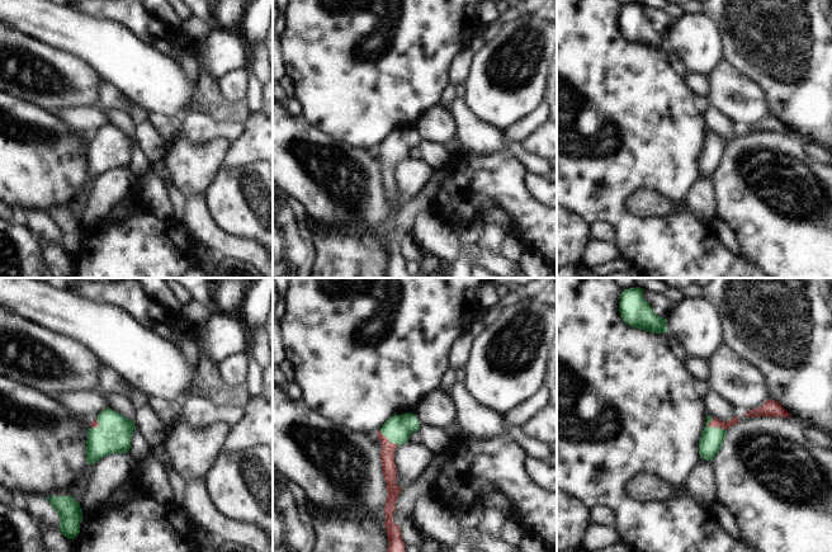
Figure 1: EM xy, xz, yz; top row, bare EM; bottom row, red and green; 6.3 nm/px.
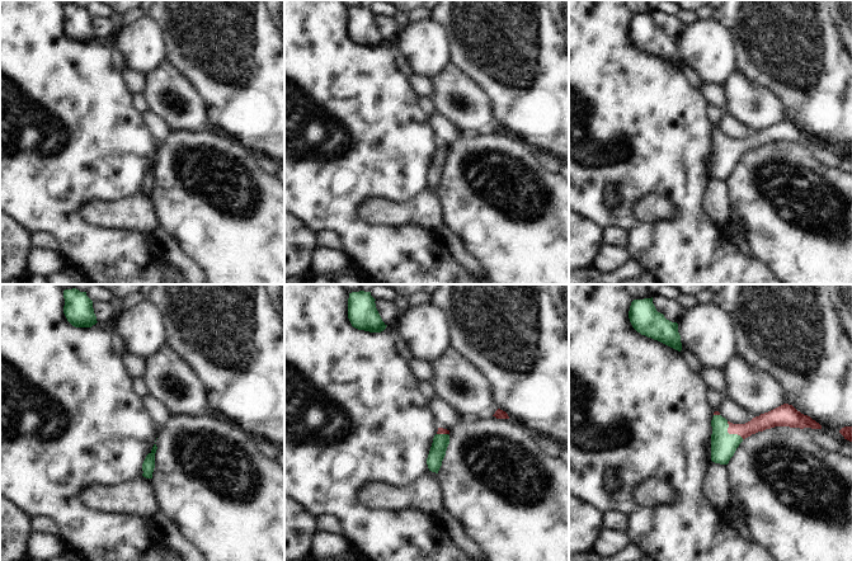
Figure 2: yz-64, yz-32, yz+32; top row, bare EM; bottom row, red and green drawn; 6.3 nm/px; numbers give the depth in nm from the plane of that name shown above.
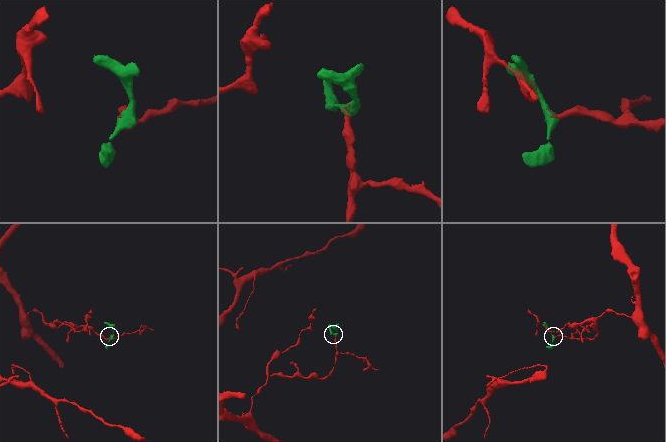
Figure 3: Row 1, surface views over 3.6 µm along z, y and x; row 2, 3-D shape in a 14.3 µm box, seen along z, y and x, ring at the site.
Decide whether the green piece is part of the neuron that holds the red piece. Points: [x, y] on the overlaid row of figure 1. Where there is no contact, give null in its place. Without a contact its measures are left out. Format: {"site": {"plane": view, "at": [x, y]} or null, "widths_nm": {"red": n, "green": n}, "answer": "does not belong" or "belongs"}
{"site": {"plane": "yz", "at": [717, 427]}, "widths_nm": {"red": 60, "green": 140}, "answer": "belongs"}

